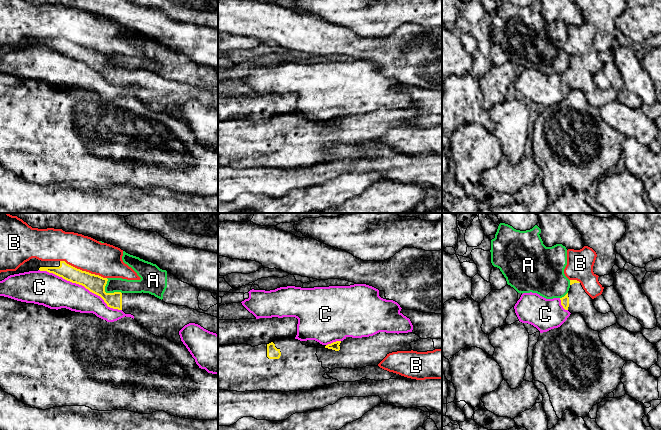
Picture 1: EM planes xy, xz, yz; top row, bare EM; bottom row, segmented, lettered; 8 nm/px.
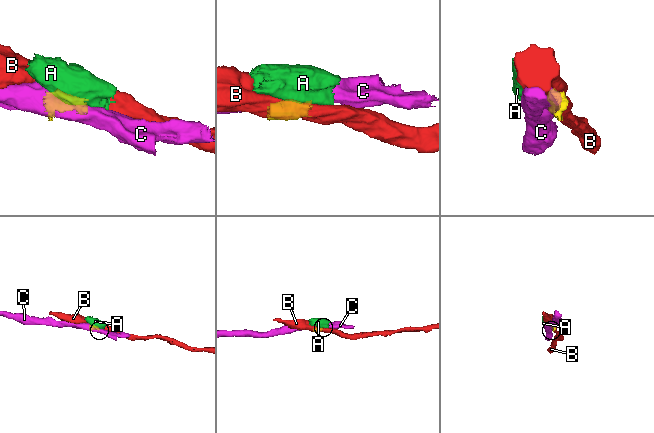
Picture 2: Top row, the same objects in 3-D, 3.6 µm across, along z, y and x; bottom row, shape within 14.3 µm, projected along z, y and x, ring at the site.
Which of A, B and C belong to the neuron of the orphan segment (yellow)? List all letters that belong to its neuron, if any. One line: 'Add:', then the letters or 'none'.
Add: none

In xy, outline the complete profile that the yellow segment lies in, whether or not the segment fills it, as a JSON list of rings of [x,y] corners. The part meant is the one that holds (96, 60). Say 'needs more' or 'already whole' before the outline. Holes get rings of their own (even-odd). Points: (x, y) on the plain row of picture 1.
needs more; [[[32,34],[16,47],[0,49],[0,57],[10,51],[47,47],[63,55],[84,62],[90,68],[100,72],[108,83],[131,90],[143,104],[157,113],[166,113],[171,118],[184,121],[179,107],[189,99],[195,99],[218,111],[218,94],[200,89],[186,82],[167,80],[149,69],[106,69],[108,55],[77,45],[65,37],[41,37]]]

